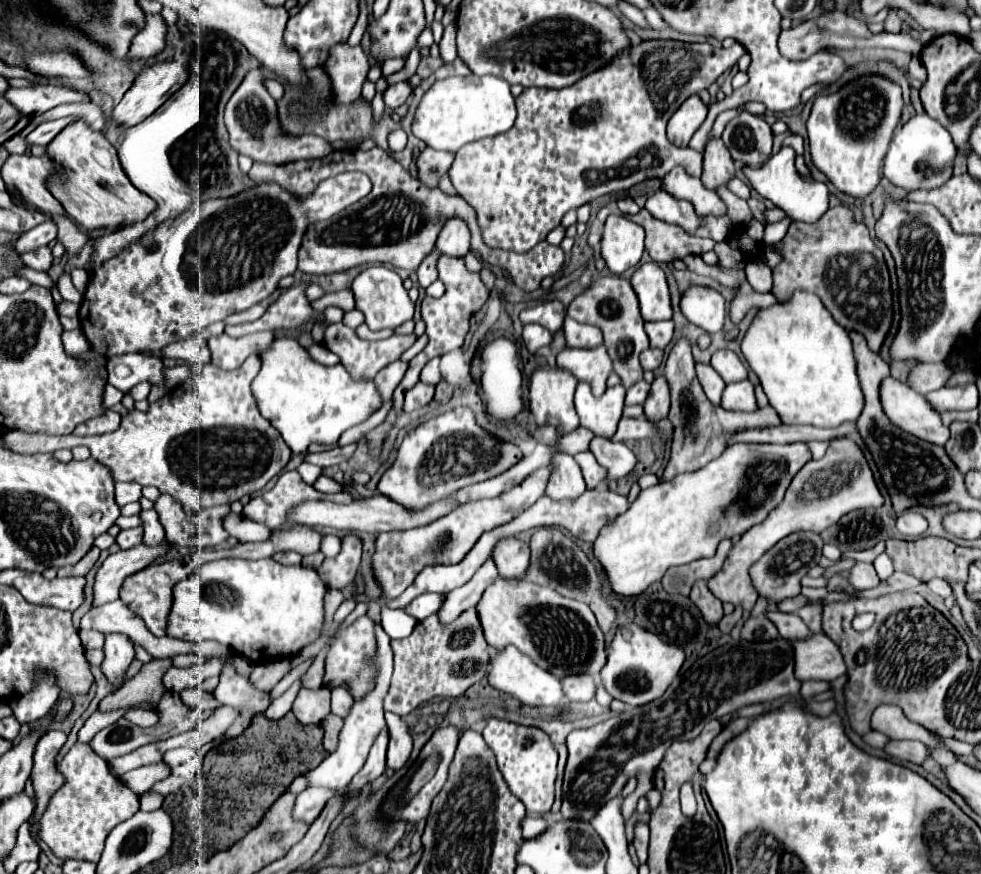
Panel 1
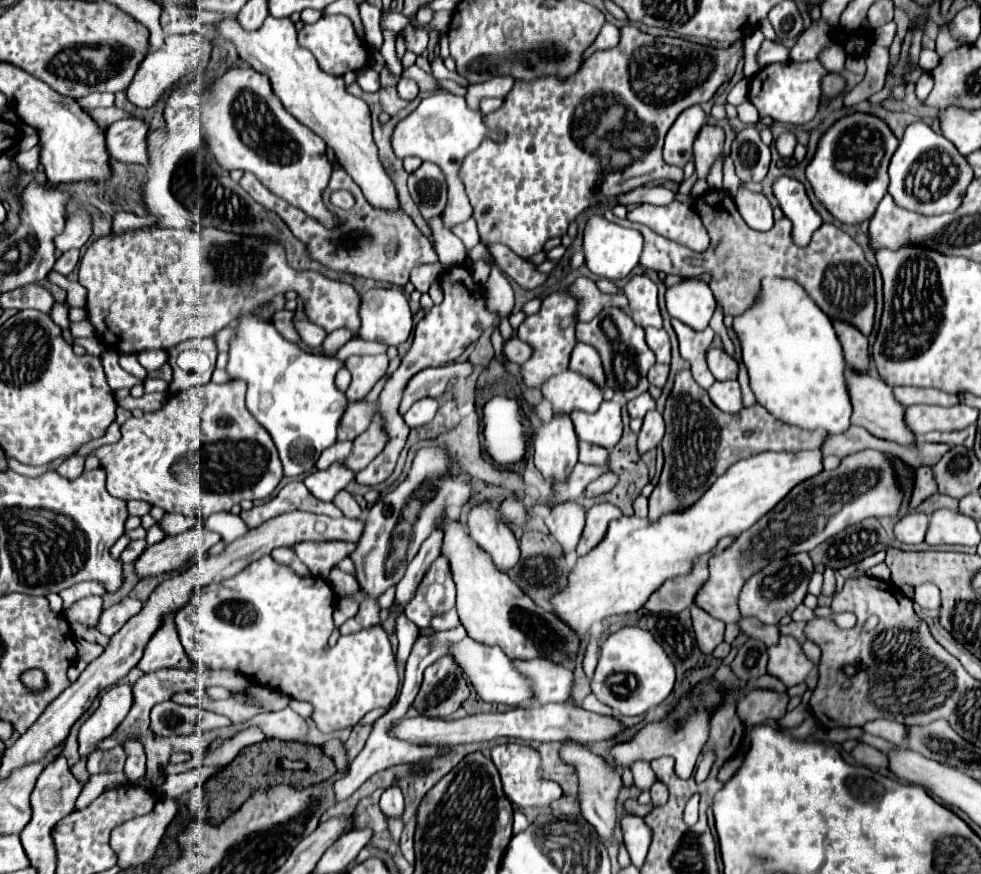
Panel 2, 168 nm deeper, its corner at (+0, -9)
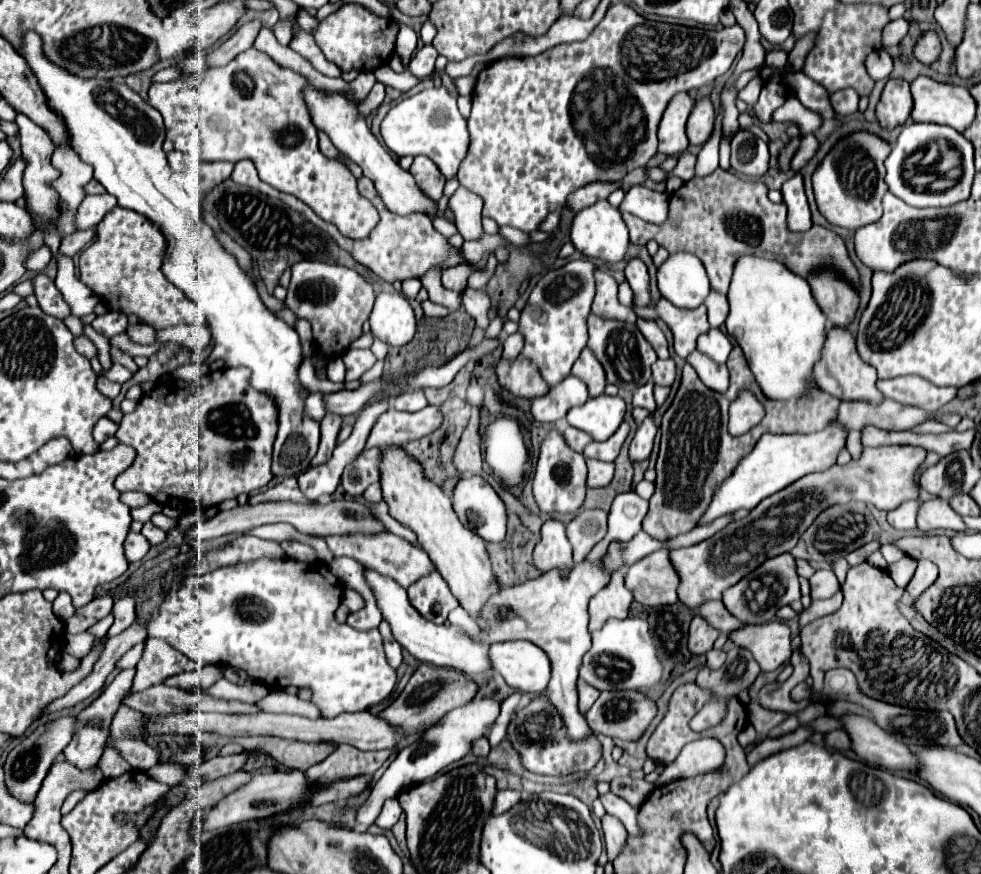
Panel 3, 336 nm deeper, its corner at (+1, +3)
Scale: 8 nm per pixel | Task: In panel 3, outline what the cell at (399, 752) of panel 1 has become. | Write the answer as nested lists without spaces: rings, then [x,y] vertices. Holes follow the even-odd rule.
[[[393,796],[393,798],[387,798],[385,800],[385,804],[383,804],[383,810],[381,810],[381,814],[379,814],[379,818],[377,818],[377,826],[381,826],[381,828],[385,828],[385,830],[389,830],[389,828],[393,828],[393,824],[399,820],[399,816],[403,814],[403,810],[401,810],[401,804],[399,804],[399,800]]]

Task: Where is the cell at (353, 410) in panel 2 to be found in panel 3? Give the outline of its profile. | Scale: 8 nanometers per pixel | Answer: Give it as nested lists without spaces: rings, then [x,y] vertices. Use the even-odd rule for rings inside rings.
[[[325,414],[325,418],[321,420],[321,446],[319,446],[317,456],[311,462],[313,466],[329,460],[329,456],[337,444],[337,436],[339,436],[341,426],[343,426],[343,418],[339,414]]]

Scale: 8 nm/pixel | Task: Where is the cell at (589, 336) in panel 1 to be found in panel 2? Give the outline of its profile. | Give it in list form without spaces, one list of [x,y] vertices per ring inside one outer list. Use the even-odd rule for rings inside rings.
[[[576,344],[572,358],[570,358],[570,370],[580,372],[582,376],[590,376],[590,380],[604,390],[606,382],[604,382],[604,370],[602,370],[602,362],[600,356],[594,348],[590,348],[590,344]]]

